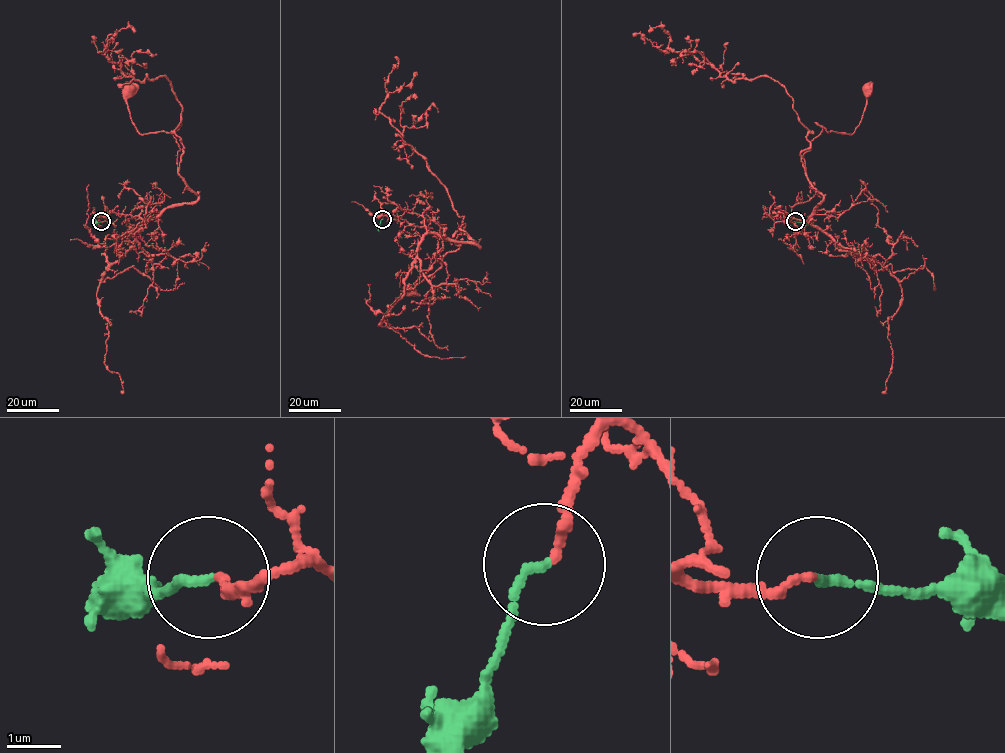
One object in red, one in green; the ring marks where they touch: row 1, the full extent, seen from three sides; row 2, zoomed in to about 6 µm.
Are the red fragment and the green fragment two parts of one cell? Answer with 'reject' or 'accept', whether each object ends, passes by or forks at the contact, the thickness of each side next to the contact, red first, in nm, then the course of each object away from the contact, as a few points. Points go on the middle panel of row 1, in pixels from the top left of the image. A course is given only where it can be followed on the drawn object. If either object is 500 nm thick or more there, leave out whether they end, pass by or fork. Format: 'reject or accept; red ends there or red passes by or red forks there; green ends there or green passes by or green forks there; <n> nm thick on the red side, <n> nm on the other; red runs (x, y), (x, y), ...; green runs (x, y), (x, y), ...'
accept; red ends there; green ends there; 150 nm thick on the red side, 160 nm on the other; red runs (383, 219), (380, 205), (395, 203), (420, 214), (428, 230), (479, 248), (458, 227), (459, 248), (409, 292); green runs (382, 219), (379, 231)

